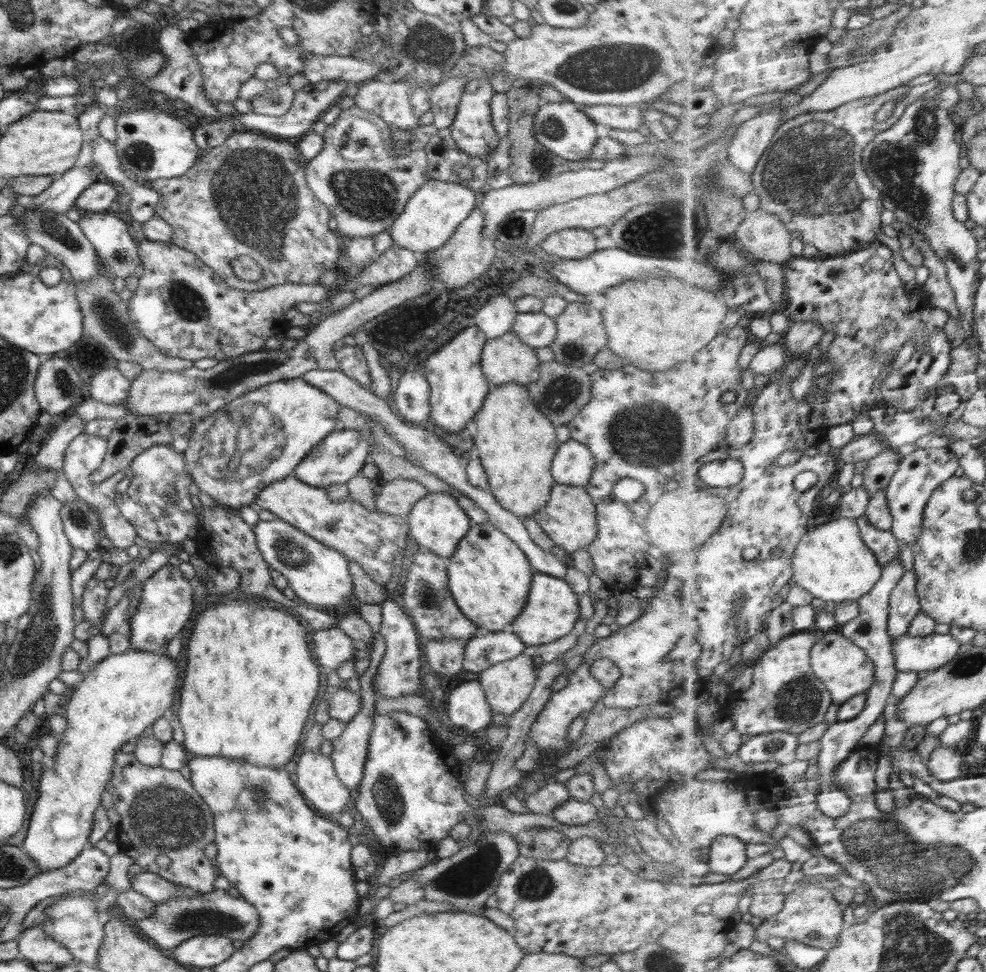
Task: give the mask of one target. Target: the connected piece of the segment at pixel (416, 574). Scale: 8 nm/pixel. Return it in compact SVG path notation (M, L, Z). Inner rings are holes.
M420 551L414 553L411 559L412 564L408 566L400 603L420 638L422 640L468 640L481 633L482 631L478 630L478 627L462 614L448 588L447 561L432 552L422 553Z

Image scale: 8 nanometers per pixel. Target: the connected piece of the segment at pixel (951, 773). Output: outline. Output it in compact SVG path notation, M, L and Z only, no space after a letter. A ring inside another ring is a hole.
M941 746L936 749L926 768L942 781L956 780L961 778L964 772L962 766L964 766L966 752L957 747Z

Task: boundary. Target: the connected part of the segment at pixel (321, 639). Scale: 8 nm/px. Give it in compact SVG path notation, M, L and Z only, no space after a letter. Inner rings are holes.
M338 627L315 631L313 639L318 664L328 670L337 671L346 660L356 660L357 646L353 638L347 636Z

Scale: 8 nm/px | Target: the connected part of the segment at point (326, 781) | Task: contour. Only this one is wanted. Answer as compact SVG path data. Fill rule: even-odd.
M311 750L304 751L300 758L298 758L296 774L296 786L298 790L316 813L342 813L344 806L354 798L354 794L352 794L336 776L332 758L324 755L320 750L316 752L312 752Z

